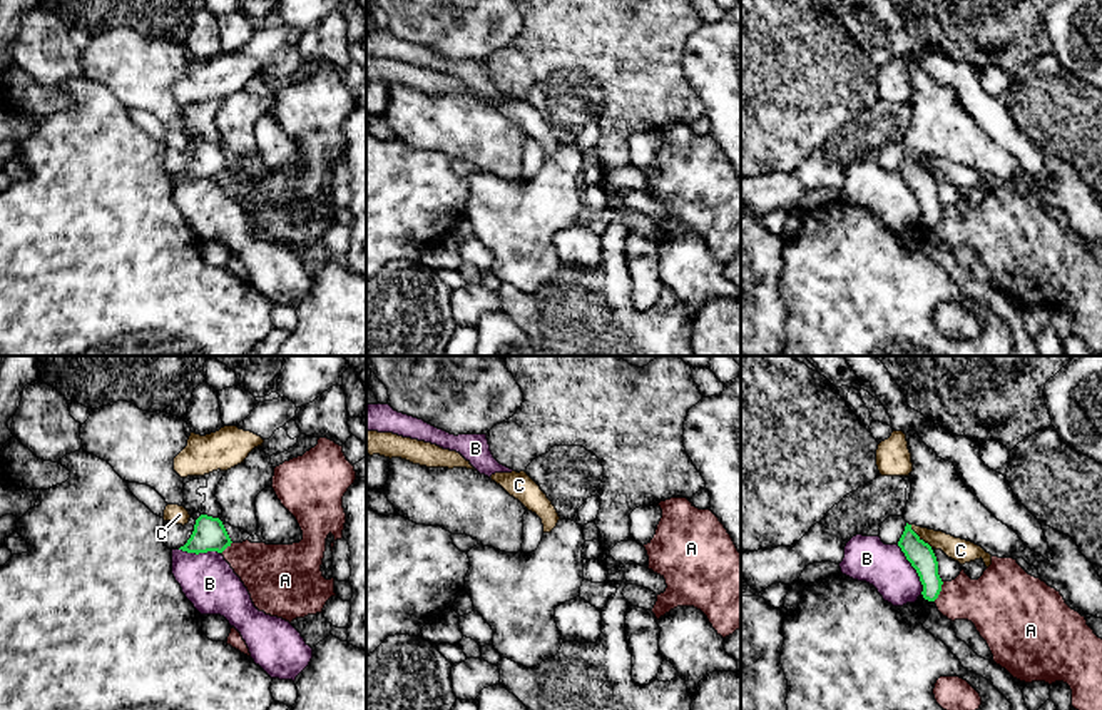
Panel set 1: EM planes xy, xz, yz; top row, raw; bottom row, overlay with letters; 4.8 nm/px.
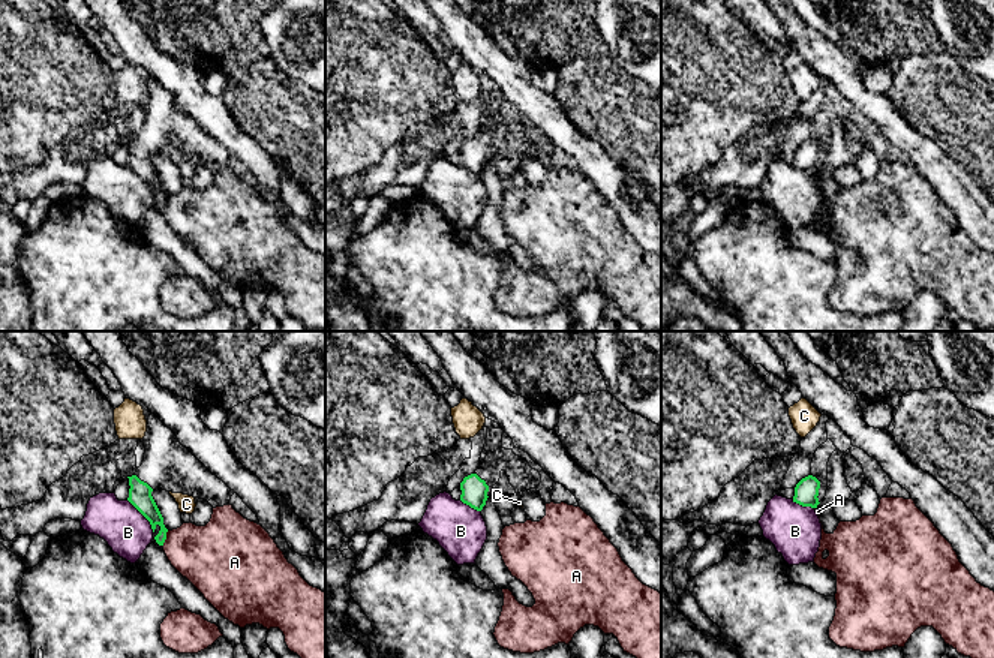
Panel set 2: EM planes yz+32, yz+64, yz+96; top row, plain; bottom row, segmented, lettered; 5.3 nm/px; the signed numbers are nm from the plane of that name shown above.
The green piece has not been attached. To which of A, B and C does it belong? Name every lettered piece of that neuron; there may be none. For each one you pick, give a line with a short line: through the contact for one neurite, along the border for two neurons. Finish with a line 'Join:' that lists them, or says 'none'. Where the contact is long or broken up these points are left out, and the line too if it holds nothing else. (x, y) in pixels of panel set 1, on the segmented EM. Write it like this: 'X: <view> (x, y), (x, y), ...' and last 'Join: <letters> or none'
Join: none

